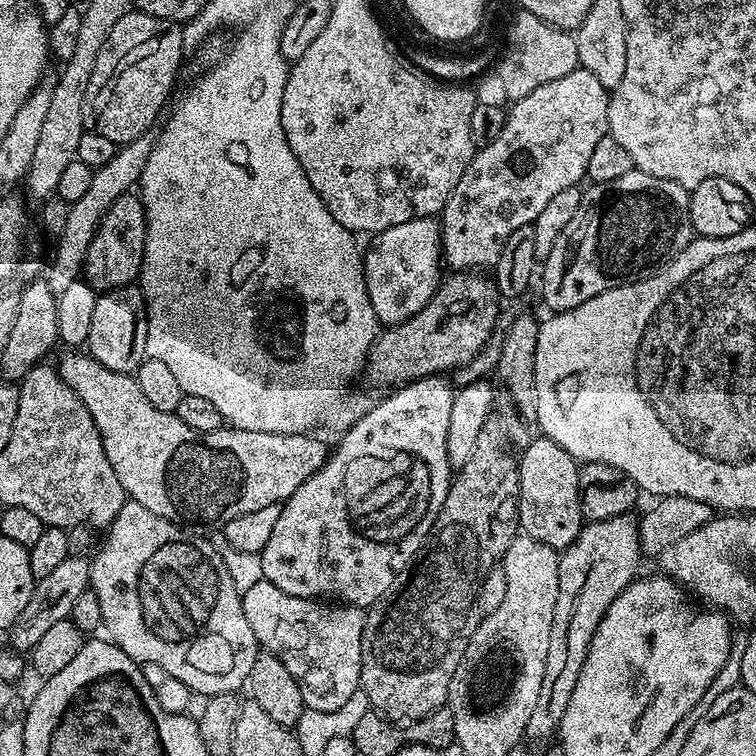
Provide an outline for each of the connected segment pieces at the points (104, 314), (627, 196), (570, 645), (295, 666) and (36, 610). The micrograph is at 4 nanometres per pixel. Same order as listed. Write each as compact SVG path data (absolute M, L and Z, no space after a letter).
M139 287L113 288L97 295L94 302L94 322L90 326L90 338L86 345L88 355L93 356L106 370L135 373L146 358L146 330L148 329L148 308L144 305L144 294Z
M634 170L614 182L585 187L583 193L578 214L558 234L550 258L542 261L544 300L553 313L582 306L611 288L650 278L694 236L688 209L690 192L678 182Z
M631 515L615 516L609 520L594 520L585 523L578 538L560 552L558 566L558 602L554 606L554 626L550 630L550 650L546 650L546 674L542 674L542 694L538 694L538 702L534 706L534 714L530 714L530 722L526 722L525 737L532 740L548 740L557 735L562 722L562 714L566 714L566 702L570 702L570 694L574 692L574 682L578 682L578 674L582 670L582 662L586 660L588 647L594 638L594 630L598 630L598 622L610 610L610 602L626 590L626 586L637 579L641 571L640 560L640 526Z
M263 579L254 582L254 586L250 586L250 590L242 594L242 610L246 610L246 622L250 622L250 630L254 630L257 645L263 651L278 657L282 666L286 666L286 670L294 674L307 707L335 708L338 698L354 694L354 690L360 687L365 618L361 609L355 606L329 606L316 598L307 600L301 596L286 594L286 590L278 590L278 586Z
M87 555L67 556L51 574L39 577L34 590L28 593L28 601L22 614L18 614L18 619L7 629L6 636L12 643L9 645L21 654L31 653L32 648L38 646L40 639L50 631L50 626L54 626L54 622L69 619L74 610L74 602L78 602L82 593L89 591L91 569Z

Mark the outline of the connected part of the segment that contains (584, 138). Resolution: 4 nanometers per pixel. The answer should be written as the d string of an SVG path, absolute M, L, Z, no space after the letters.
M578 66L563 78L554 78L554 82L538 86L538 90L526 94L526 98L515 101L512 108L507 109L508 117L502 126L502 134L498 134L490 146L476 149L470 166L466 166L462 178L458 178L458 186L454 186L438 217L442 260L447 267L449 264L449 269L491 269L498 262L502 246L506 246L506 238L510 238L514 230L533 224L550 198L555 198L561 190L577 187L581 183L579 180L587 177L594 146L609 135L609 95L609 89L604 88L590 70Z

